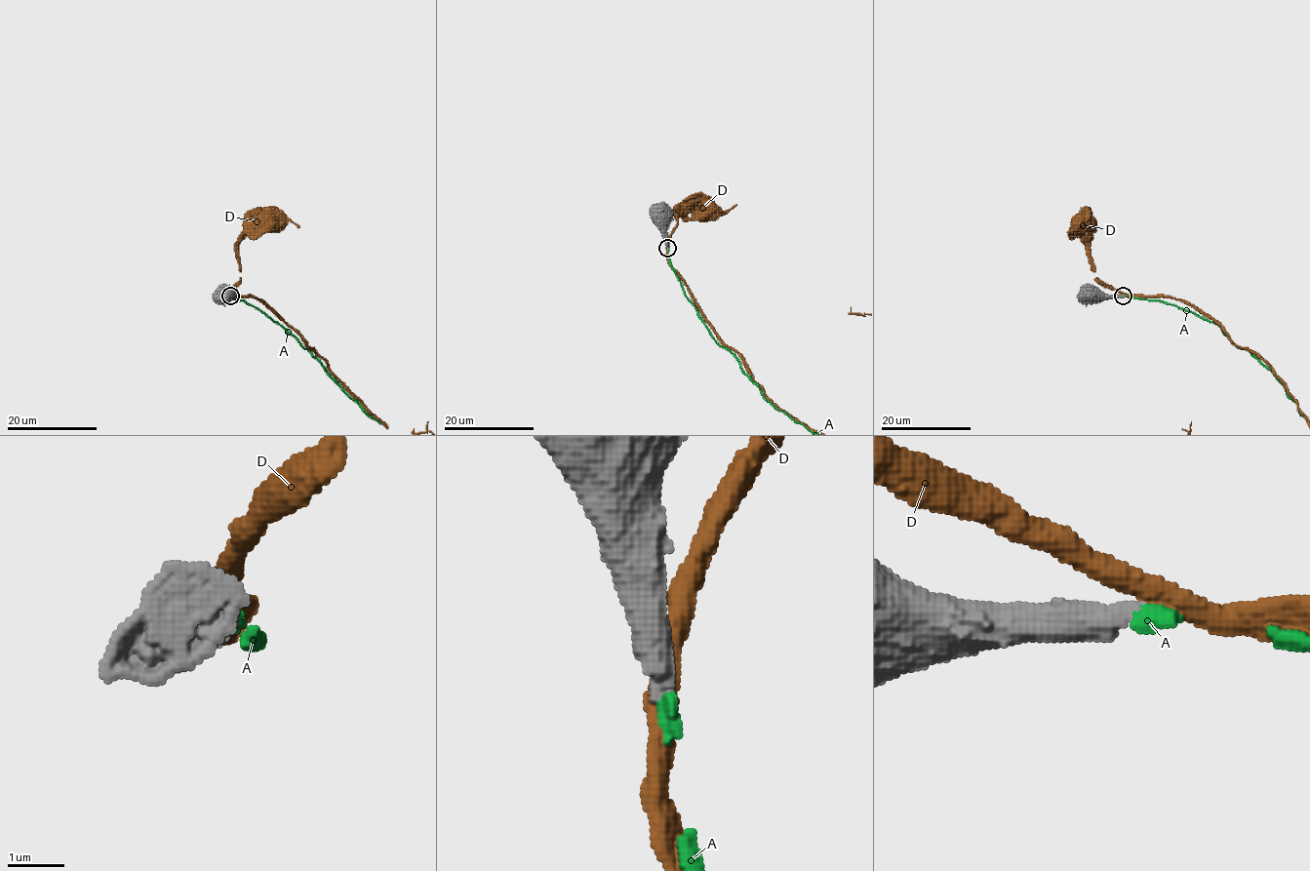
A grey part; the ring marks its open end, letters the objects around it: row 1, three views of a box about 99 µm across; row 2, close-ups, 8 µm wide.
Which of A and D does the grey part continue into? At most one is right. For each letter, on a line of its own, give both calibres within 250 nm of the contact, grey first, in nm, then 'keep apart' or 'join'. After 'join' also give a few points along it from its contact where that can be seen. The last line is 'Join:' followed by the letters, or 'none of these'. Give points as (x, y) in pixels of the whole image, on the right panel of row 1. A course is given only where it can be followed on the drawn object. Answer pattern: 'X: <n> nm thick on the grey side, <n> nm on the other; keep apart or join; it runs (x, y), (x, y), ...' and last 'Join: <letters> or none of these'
A: 460 nm thick on the grey side, 240 nm on the other; join
D: 400 nm thick on the grey side, 420 nm on the other; keep apart
Join: A

